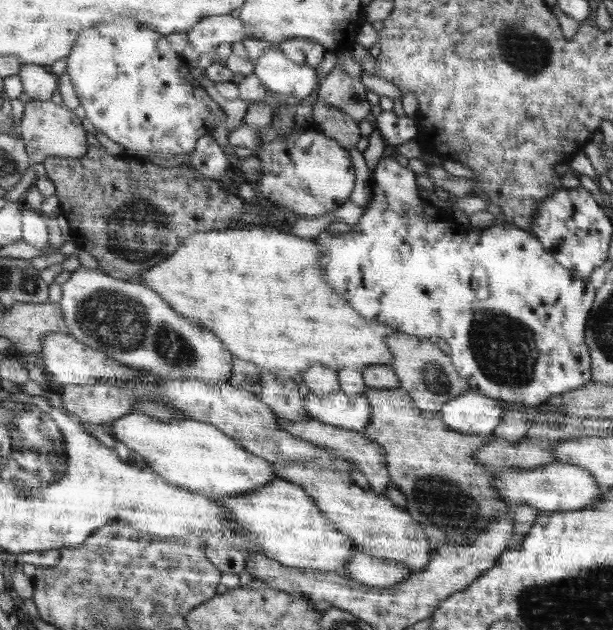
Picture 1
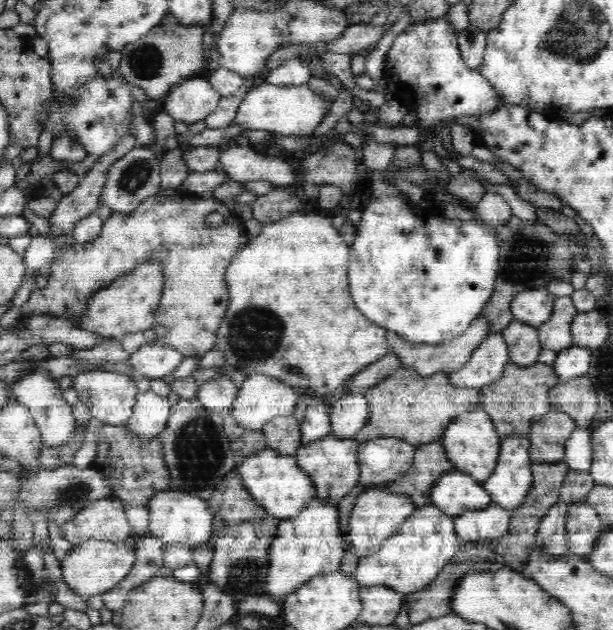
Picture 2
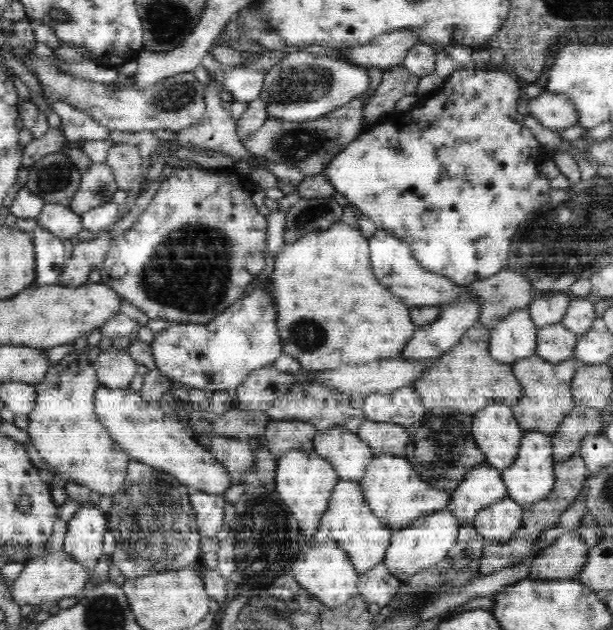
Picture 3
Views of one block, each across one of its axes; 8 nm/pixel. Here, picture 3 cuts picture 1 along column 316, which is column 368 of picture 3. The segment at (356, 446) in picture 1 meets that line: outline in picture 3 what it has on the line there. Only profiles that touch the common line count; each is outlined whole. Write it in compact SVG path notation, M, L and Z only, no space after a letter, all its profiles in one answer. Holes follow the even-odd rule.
M366 420L360 426L356 436L370 445L374 456L383 453L404 456L406 445L409 443L409 434L406 428L384 422Z

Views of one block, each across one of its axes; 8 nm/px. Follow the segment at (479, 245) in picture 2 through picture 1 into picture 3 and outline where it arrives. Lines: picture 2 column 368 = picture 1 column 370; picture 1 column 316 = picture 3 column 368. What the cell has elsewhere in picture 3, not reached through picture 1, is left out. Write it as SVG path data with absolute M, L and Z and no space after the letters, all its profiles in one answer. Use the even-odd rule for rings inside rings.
M377 230L367 237L367 240L370 242L370 264L374 264L374 276L378 276L378 280L382 280L382 284L386 284L386 288L390 288L394 296L400 296L406 306L412 308L442 305L445 307L459 300L462 287L452 284L450 279L438 273L426 271L418 264L418 260L414 259L414 255L410 254L410 248L406 243L396 235Z

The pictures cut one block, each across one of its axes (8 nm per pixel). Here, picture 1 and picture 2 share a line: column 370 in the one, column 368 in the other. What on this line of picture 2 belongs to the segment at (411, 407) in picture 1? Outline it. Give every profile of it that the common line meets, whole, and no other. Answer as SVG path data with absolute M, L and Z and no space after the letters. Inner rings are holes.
M400 367L363 395L368 399L370 422L354 438L359 445L376 437L397 437L416 446L439 441L458 415L480 407L482 392L480 388L462 388L450 383L448 372L422 377L417 370Z

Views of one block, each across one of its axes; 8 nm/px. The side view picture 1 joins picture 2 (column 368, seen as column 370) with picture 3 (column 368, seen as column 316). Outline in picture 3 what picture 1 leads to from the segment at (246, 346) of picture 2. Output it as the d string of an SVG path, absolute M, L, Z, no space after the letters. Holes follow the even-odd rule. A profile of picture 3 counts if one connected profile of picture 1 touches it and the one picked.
M334 223L327 229L302 235L298 242L276 248L277 256L271 274L274 305L278 306L278 335L282 353L296 359L306 371L328 371L344 364L360 366L372 360L398 357L414 338L418 328L410 319L410 308L400 304L370 272L368 240L360 229ZM298 324L330 324L330 326L298 326Z

